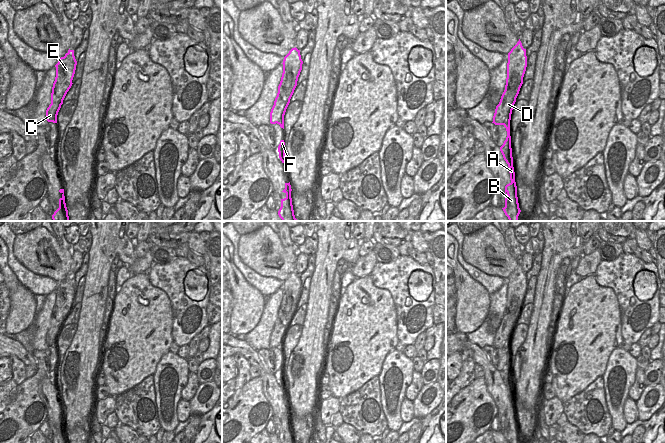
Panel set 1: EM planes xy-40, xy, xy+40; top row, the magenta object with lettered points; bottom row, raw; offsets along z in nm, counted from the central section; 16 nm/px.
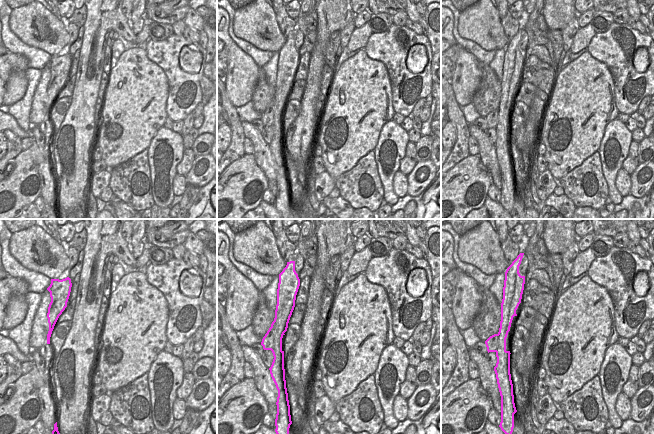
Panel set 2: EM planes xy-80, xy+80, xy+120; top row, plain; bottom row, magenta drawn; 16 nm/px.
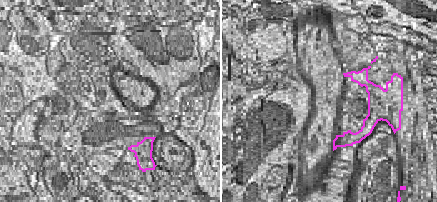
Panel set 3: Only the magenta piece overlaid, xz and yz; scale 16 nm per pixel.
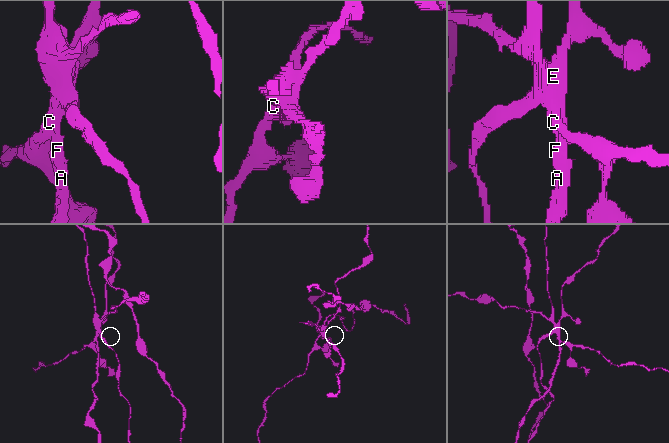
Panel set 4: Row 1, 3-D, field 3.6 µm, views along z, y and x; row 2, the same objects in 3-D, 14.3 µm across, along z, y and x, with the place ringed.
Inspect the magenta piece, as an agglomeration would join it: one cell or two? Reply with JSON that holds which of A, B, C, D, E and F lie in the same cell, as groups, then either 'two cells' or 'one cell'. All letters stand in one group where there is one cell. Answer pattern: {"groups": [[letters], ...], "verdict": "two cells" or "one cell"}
{"groups": [["A", "B", "D", "F"], ["C", "E"]], "verdict": "two cells"}

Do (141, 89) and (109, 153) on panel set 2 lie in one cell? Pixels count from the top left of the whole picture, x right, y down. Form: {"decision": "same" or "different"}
{"decision": "same"}

